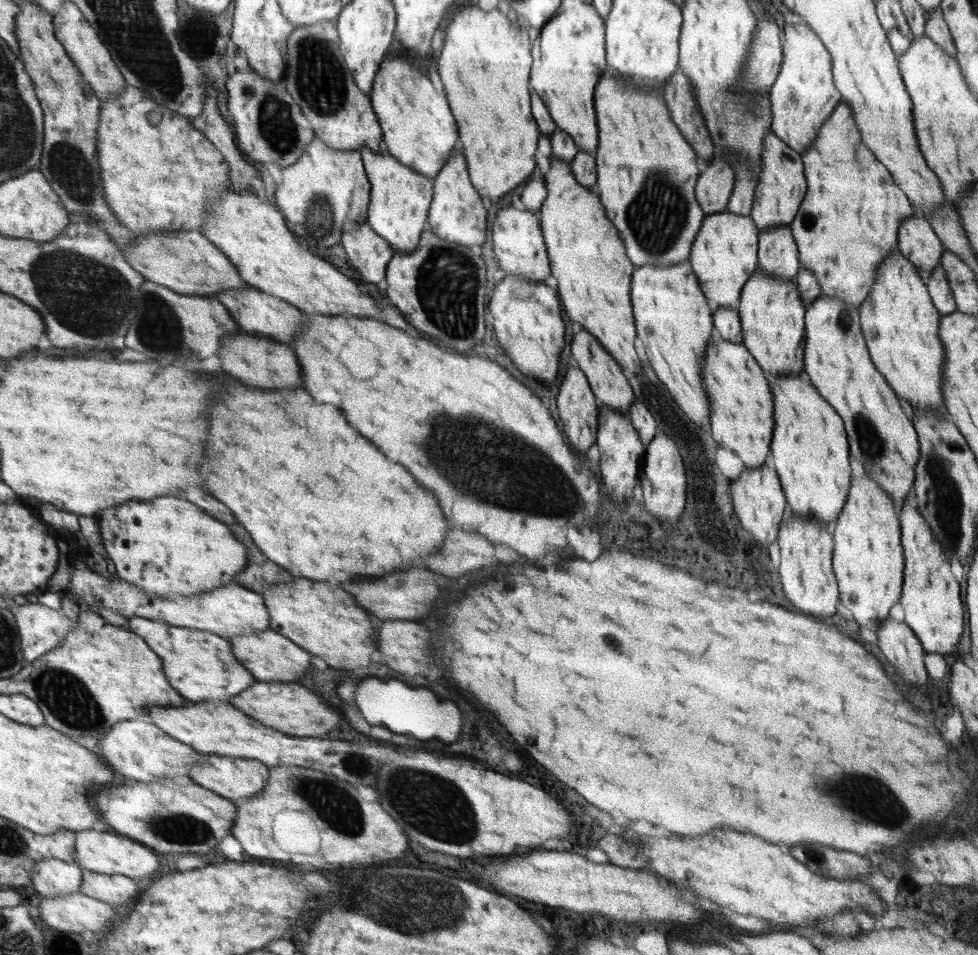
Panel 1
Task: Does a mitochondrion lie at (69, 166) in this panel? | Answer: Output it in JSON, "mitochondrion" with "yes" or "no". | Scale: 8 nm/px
{"mitochondrion":"yes"}

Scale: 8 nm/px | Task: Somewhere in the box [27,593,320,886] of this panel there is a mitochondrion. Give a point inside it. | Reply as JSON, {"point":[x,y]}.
{"point":[66,698]}

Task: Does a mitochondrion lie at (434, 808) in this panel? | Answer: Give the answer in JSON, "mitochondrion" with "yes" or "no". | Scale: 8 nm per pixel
{"mitochondrion":"yes"}

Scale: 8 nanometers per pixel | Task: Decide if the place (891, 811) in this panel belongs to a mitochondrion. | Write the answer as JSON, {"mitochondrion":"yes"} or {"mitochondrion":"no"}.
{"mitochondrion":"yes"}

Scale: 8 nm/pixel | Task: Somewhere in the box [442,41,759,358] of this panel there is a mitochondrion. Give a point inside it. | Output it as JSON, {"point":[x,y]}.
{"point":[657,216]}

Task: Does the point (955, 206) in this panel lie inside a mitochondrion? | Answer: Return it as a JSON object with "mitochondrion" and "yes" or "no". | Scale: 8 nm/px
{"mitochondrion":"no"}

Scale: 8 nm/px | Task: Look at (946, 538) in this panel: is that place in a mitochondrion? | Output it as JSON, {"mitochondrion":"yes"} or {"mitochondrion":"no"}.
{"mitochondrion":"yes"}

